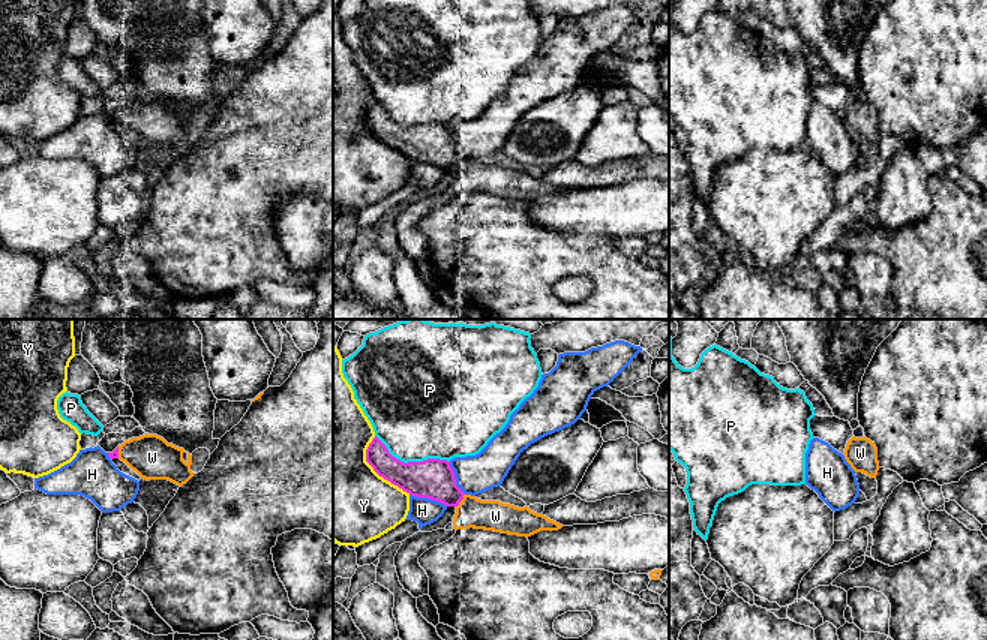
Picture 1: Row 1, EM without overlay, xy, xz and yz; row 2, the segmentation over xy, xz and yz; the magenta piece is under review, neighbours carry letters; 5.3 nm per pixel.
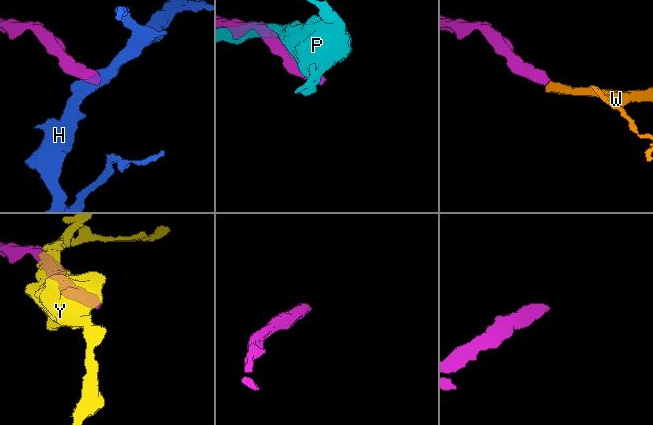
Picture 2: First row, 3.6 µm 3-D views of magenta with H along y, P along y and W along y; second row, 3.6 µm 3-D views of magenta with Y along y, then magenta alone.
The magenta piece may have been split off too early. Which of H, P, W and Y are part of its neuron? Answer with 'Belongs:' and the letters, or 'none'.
Belongs: W

